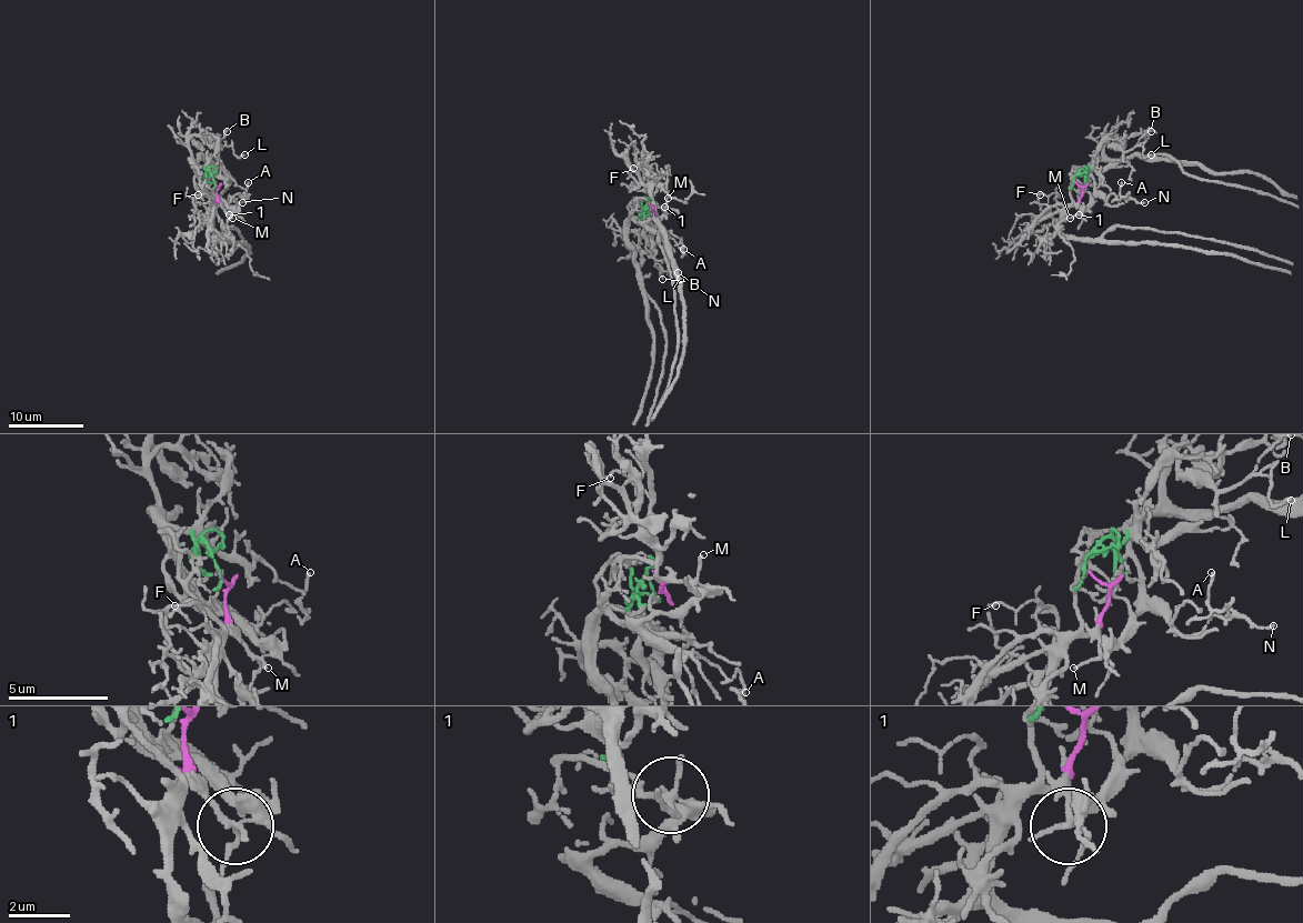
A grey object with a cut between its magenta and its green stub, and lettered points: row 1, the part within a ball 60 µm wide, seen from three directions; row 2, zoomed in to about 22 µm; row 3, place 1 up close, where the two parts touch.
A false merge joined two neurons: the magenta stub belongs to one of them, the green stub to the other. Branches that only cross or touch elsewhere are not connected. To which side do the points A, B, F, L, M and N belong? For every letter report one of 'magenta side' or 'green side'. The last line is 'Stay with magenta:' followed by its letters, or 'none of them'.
A: green side
B: green side
F: magenta side
L: green side
M: magenta side
N: green side
Stay with magenta: F, M

